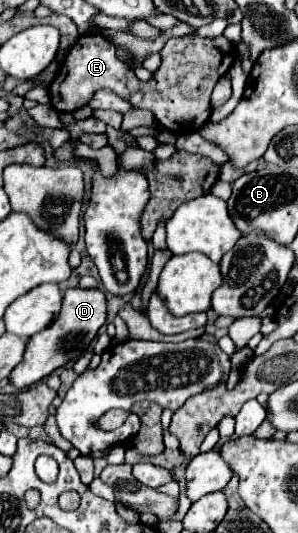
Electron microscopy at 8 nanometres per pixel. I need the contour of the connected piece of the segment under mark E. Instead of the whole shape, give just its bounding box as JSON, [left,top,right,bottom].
[49,33,237,135]

